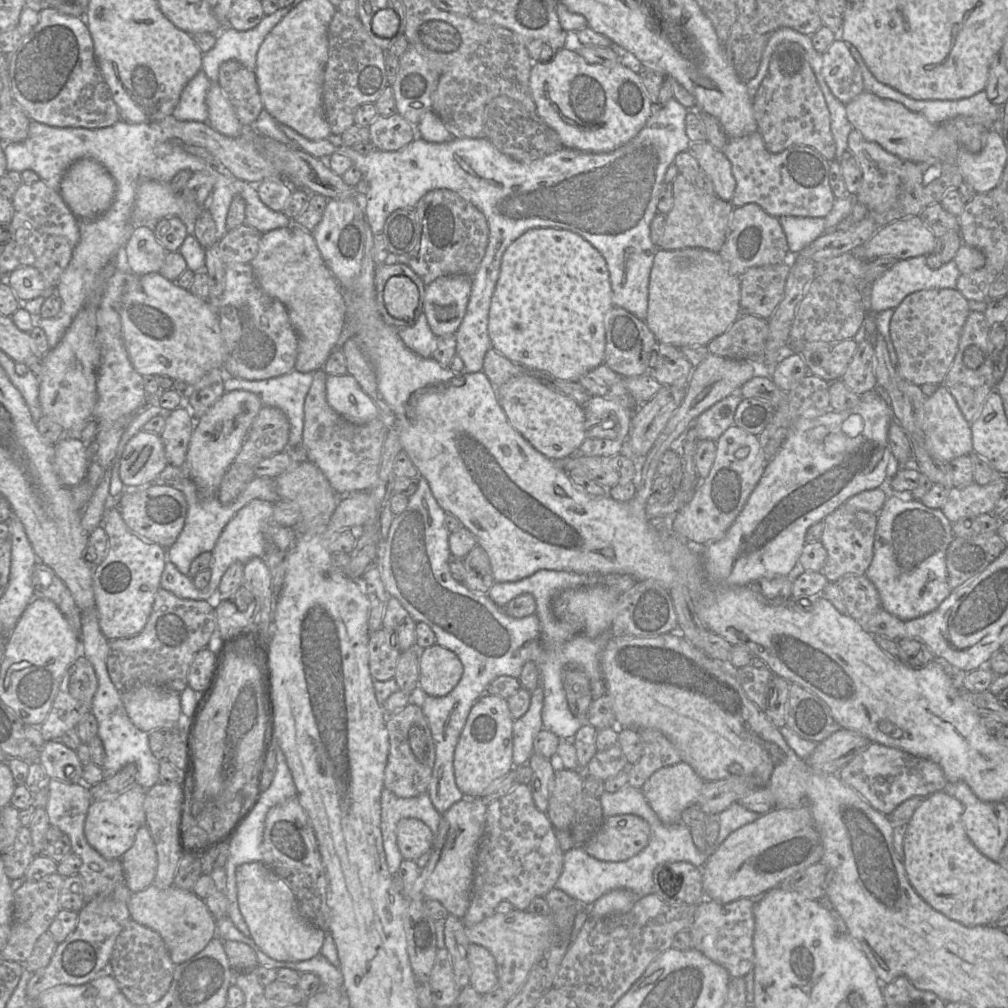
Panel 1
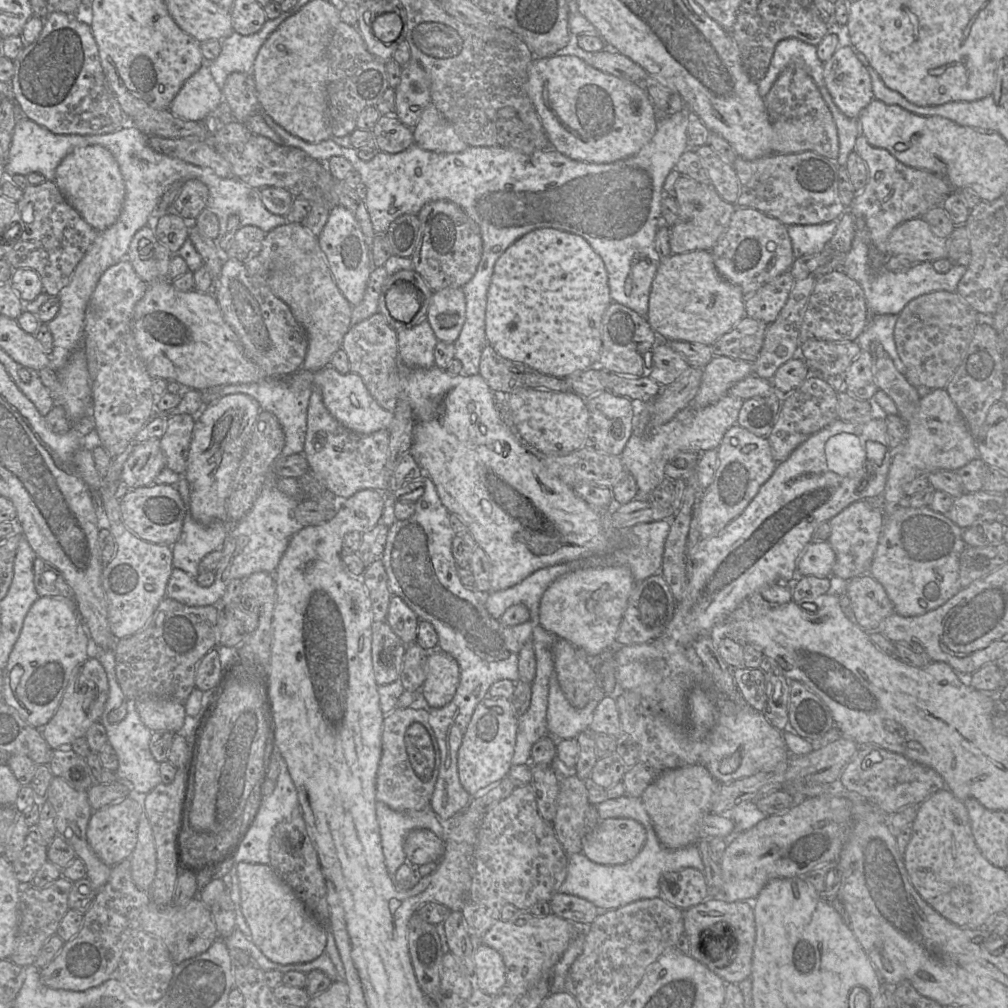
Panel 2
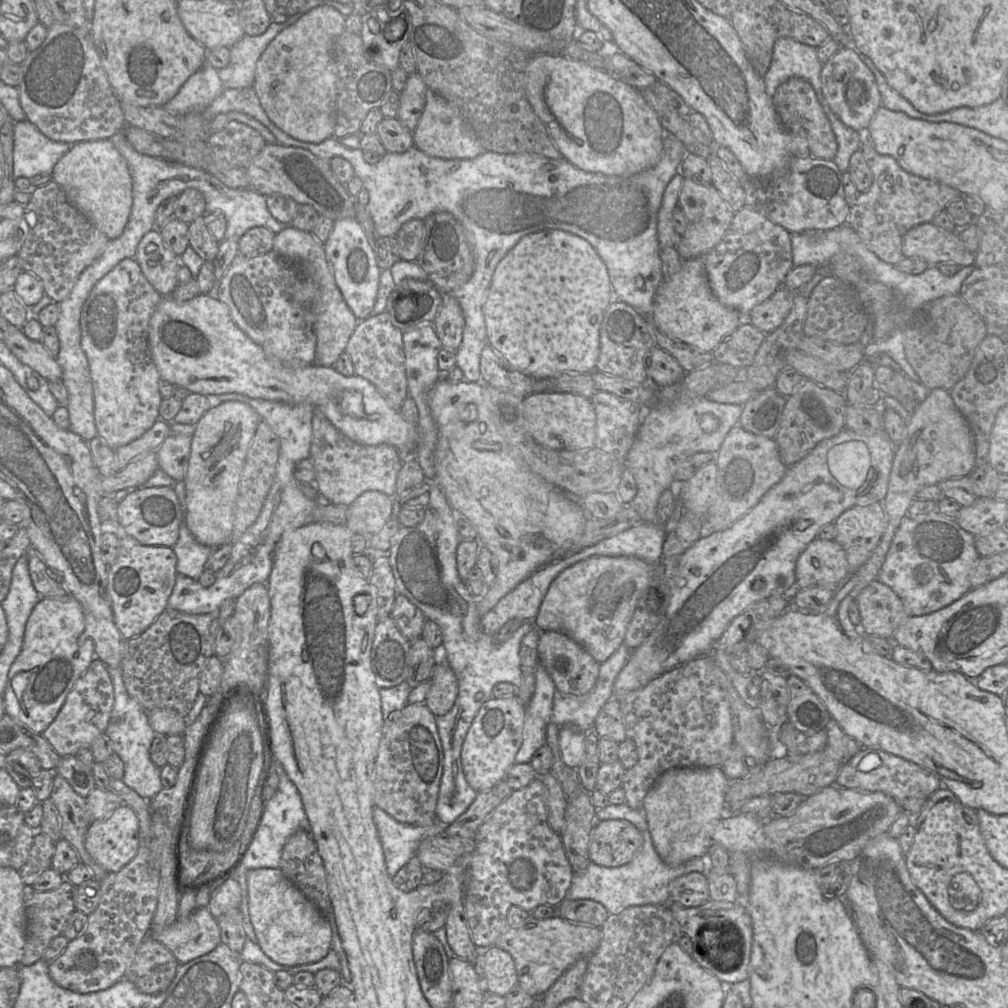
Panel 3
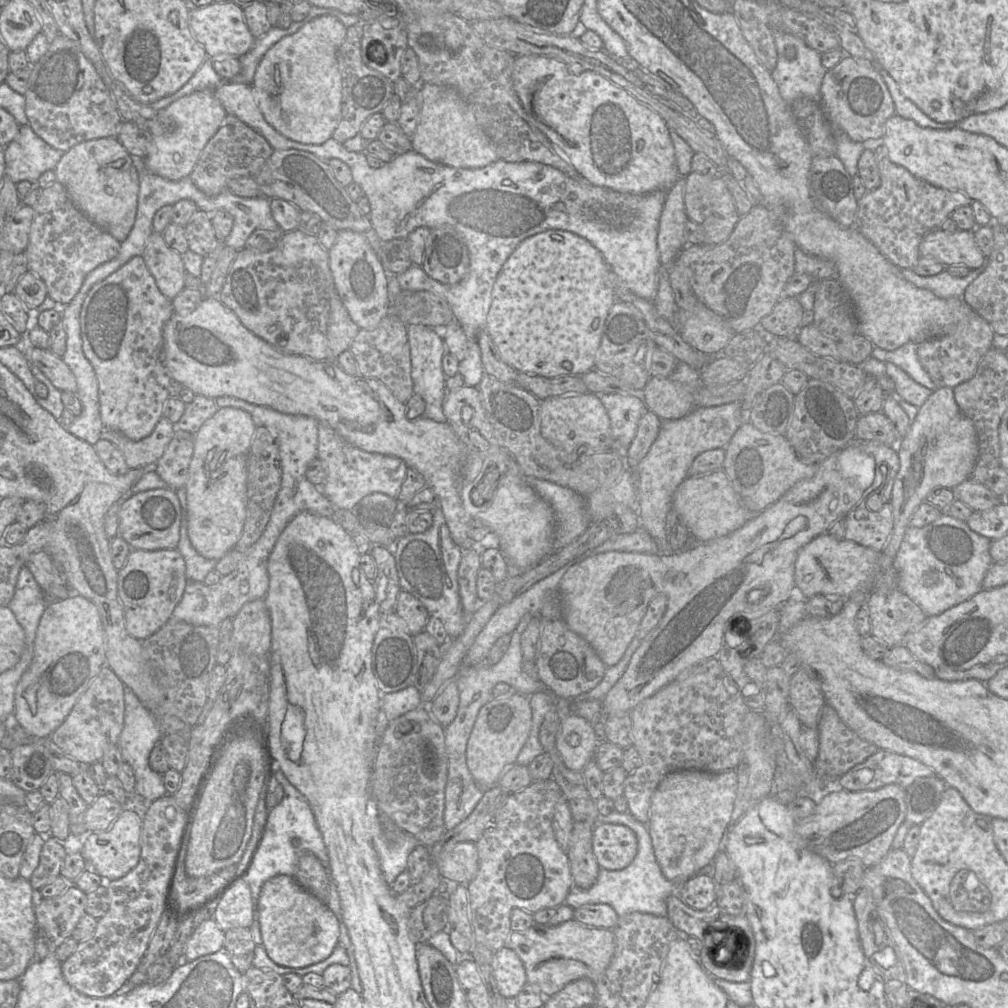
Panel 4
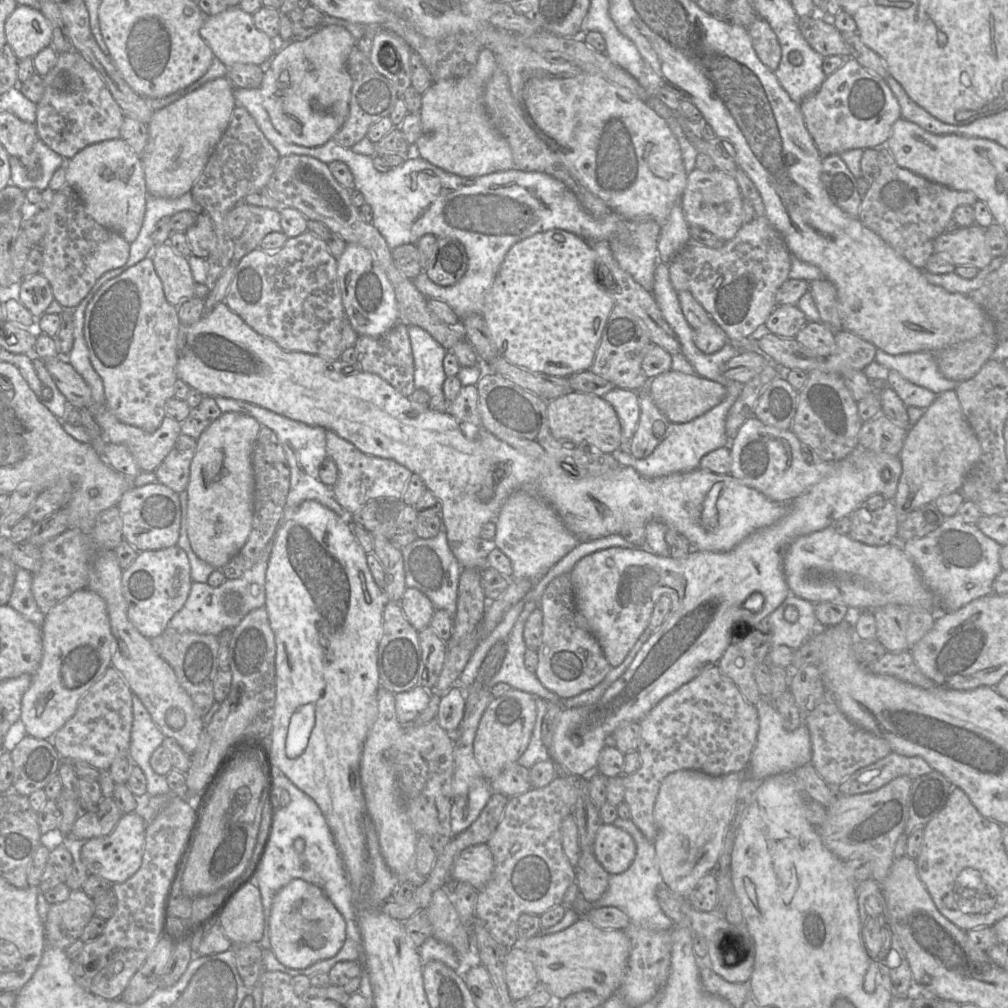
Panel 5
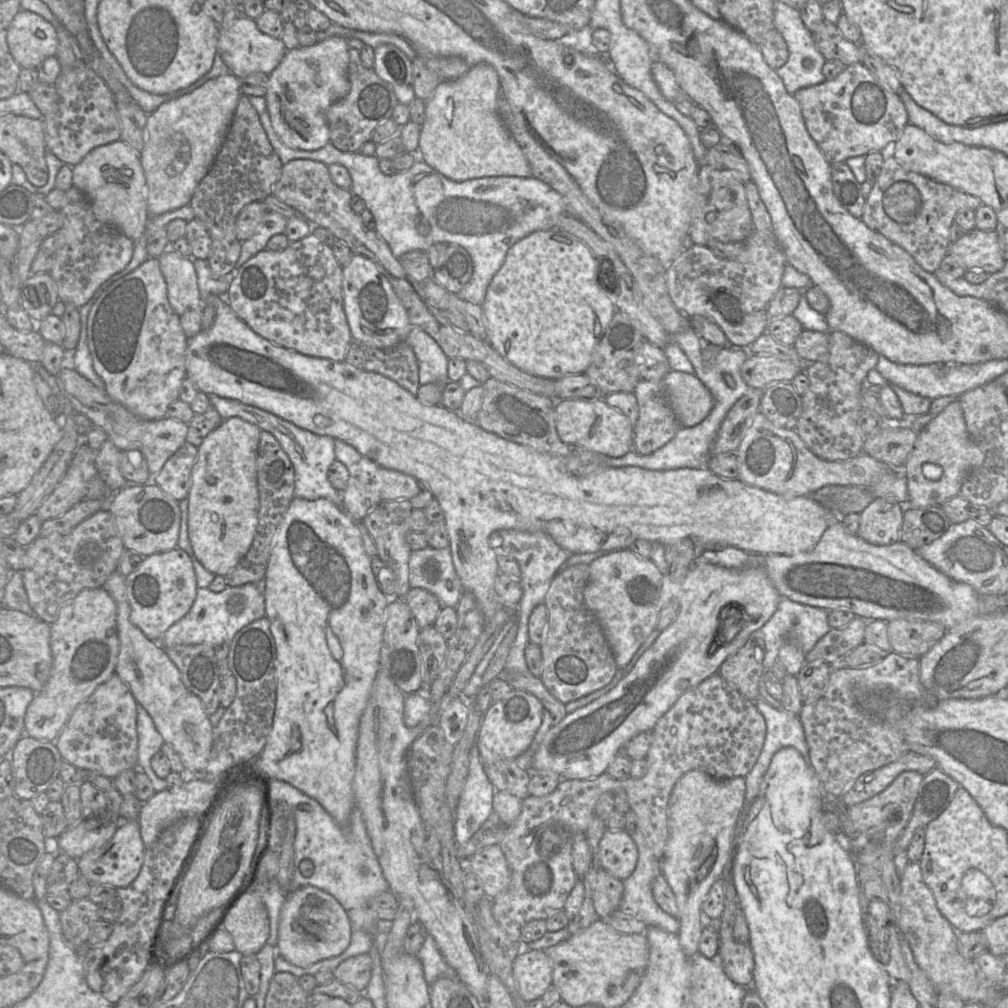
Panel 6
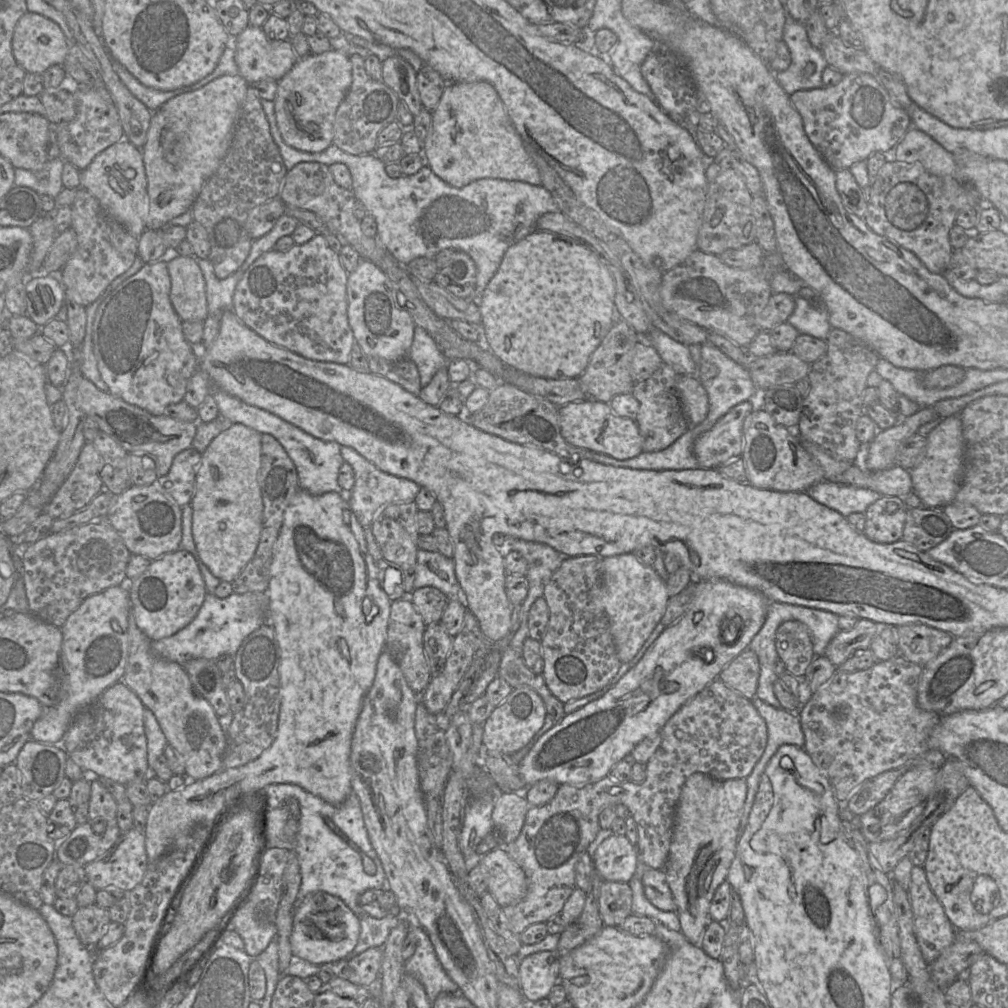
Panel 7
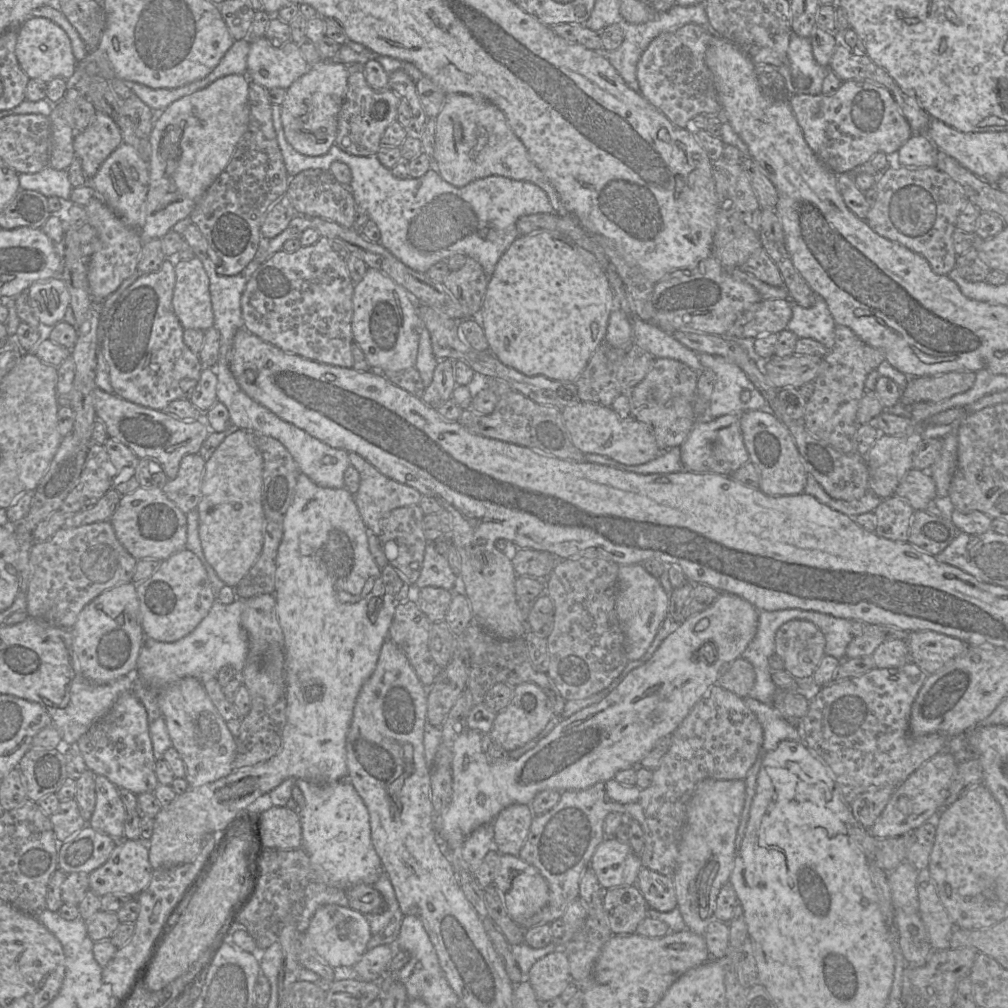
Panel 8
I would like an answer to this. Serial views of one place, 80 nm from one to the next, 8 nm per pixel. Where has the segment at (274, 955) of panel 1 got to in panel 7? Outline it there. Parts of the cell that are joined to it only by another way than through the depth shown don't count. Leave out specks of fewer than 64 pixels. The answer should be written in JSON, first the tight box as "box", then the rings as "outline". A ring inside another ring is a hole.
{"box":[290,891,360,965],"outline":[[[316,891],[308,894],[295,908],[290,945],[294,958],[315,965],[345,959],[355,948],[360,935],[360,917],[336,896]]]}

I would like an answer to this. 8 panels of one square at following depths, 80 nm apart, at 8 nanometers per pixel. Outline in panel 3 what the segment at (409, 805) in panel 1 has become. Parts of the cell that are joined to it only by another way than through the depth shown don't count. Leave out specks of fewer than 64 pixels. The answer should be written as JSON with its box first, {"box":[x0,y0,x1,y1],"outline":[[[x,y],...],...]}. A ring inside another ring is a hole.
{"box":[373,806,448,878],"outline":[[[376,806],[373,809],[373,820],[382,845],[386,869],[392,878],[407,865],[425,838],[443,835],[448,826],[438,819],[424,827],[400,823]]]}

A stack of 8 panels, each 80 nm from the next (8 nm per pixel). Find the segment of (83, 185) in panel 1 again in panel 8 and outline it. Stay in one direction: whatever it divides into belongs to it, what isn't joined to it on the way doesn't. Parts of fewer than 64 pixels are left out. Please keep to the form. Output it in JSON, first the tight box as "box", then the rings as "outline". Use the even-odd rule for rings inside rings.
{"box":[88,143,150,229],"outline":[[[122,143],[102,163],[97,173],[89,178],[88,184],[123,221],[140,229],[145,222],[147,194],[150,186],[149,164],[145,162],[136,149]]]}

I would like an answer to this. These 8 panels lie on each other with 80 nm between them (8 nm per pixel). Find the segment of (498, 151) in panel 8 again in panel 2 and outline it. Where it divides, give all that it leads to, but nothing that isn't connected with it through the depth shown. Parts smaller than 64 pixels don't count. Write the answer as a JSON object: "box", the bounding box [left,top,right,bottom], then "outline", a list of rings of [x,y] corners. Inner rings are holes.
{"box":[412,102,468,153],"outline":[[[432,102],[424,109],[412,131],[415,143],[425,150],[458,153],[468,147],[468,144],[457,134],[454,126],[442,116]]]}

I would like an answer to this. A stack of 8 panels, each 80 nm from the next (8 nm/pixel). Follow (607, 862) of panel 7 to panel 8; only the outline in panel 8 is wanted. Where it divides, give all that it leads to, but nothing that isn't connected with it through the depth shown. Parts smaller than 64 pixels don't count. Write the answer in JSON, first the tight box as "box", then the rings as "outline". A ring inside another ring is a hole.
{"box":[590,837,642,889],"outline":[[[606,837],[596,848],[590,867],[604,889],[635,885],[642,866],[630,844]]]}

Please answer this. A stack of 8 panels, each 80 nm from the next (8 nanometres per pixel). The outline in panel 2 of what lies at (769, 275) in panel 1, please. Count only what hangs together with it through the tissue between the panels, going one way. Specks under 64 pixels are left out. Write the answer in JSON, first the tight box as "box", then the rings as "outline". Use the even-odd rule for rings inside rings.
{"box":[745,271,795,323],"outline":[[[786,271],[765,283],[752,294],[746,294],[745,315],[772,323],[784,307],[795,279]]]}

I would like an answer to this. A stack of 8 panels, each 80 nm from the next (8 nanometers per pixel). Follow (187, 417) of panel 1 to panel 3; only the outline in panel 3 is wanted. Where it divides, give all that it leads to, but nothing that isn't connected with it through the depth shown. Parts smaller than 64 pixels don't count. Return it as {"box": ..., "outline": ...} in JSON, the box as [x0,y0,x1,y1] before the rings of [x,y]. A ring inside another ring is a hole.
{"box":[157,424,196,482],"outline":[[[169,424],[169,433],[157,450],[159,469],[176,482],[184,481],[196,425]]]}

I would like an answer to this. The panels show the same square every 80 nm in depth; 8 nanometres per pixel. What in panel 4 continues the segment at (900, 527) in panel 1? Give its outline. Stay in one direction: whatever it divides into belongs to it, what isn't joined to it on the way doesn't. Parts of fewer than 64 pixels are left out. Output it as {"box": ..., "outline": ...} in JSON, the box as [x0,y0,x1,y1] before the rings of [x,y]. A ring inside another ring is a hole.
{"box":[893,513,993,617],"outline":[[[942,513],[937,520],[924,527],[908,526],[893,561],[897,588],[915,602],[927,617],[940,615],[983,589],[984,577],[993,563],[990,545],[990,539],[971,530],[965,521],[947,513]]]}

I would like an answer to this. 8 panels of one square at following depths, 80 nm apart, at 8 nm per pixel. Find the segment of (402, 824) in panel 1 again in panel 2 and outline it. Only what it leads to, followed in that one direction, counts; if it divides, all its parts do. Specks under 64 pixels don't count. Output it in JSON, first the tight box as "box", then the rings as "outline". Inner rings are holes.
{"box":[404,829,444,865],"outline":[[[428,829],[409,832],[404,841],[407,861],[414,865],[438,862],[444,853],[444,840]]]}

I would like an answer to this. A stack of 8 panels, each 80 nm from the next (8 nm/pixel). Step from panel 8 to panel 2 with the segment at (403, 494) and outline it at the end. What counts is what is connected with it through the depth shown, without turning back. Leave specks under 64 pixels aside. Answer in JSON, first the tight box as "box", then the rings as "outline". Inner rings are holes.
{"box":[304,388,390,505],"outline":[[[318,388],[313,389],[308,405],[304,455],[309,471],[323,487],[333,496],[344,498],[340,499],[339,505],[360,490],[387,491],[390,475],[387,470],[389,442],[388,429],[363,435],[342,425],[325,407],[321,391]]]}

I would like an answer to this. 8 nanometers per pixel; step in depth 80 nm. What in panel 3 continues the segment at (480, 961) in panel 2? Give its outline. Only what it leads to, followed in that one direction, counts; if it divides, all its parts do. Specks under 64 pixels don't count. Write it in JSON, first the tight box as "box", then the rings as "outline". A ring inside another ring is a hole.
{"box":[482,946,519,996],"outline":[[[497,946],[482,950],[482,976],[486,992],[499,996],[519,985],[512,956]]]}

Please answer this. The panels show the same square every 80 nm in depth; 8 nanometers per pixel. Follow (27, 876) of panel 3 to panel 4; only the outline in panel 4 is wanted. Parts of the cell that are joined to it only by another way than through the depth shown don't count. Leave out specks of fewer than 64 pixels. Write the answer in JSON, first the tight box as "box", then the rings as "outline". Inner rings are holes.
{"box":[28,836,66,890],"outline":[[[53,836],[44,839],[39,863],[28,880],[33,889],[39,890],[60,876],[66,850],[62,842]]]}

